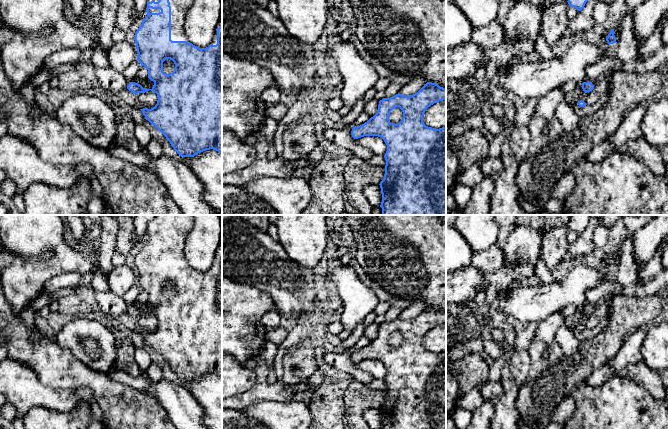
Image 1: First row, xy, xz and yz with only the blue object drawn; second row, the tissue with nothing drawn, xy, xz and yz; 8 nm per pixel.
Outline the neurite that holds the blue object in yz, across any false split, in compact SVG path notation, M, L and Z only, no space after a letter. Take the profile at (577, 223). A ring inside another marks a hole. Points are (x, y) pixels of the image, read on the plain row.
M572 215L567 226L570 231L574 231L578 235L581 235L588 223L589 215Z

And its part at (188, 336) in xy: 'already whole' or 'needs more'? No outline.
needs more

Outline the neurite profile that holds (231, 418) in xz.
M222 409L222 429L269 429L256 419L247 417L243 411Z

